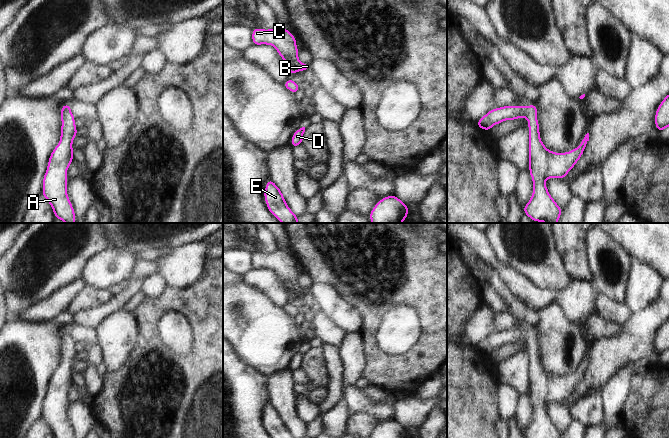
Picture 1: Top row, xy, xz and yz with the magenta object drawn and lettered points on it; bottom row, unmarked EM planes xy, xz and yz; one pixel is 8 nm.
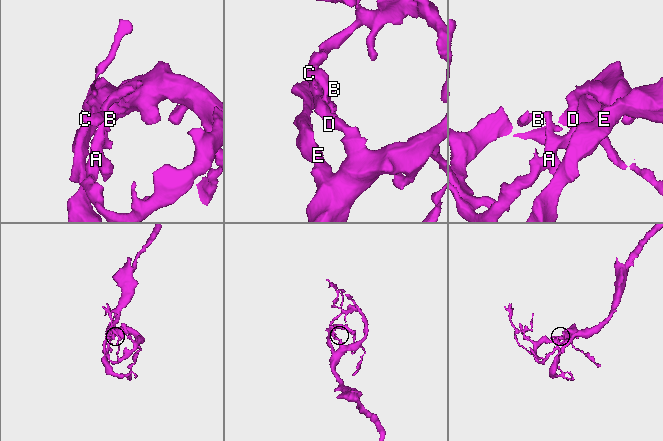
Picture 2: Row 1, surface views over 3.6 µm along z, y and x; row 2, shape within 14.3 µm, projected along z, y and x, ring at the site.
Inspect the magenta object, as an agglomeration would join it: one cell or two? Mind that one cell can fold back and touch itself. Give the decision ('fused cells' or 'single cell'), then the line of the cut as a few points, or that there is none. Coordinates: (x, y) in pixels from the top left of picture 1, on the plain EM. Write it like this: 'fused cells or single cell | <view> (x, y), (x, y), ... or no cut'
single cell | no cut

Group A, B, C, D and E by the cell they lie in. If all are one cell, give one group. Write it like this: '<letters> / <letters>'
A B C D E

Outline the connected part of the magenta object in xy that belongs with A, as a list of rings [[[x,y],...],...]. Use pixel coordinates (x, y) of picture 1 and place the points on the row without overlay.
[[[69,328],[61,331],[61,363],[53,373],[43,401],[42,419],[51,429],[54,438],[75,438],[67,418],[67,393],[73,386],[72,367],[77,360],[75,341]]]

